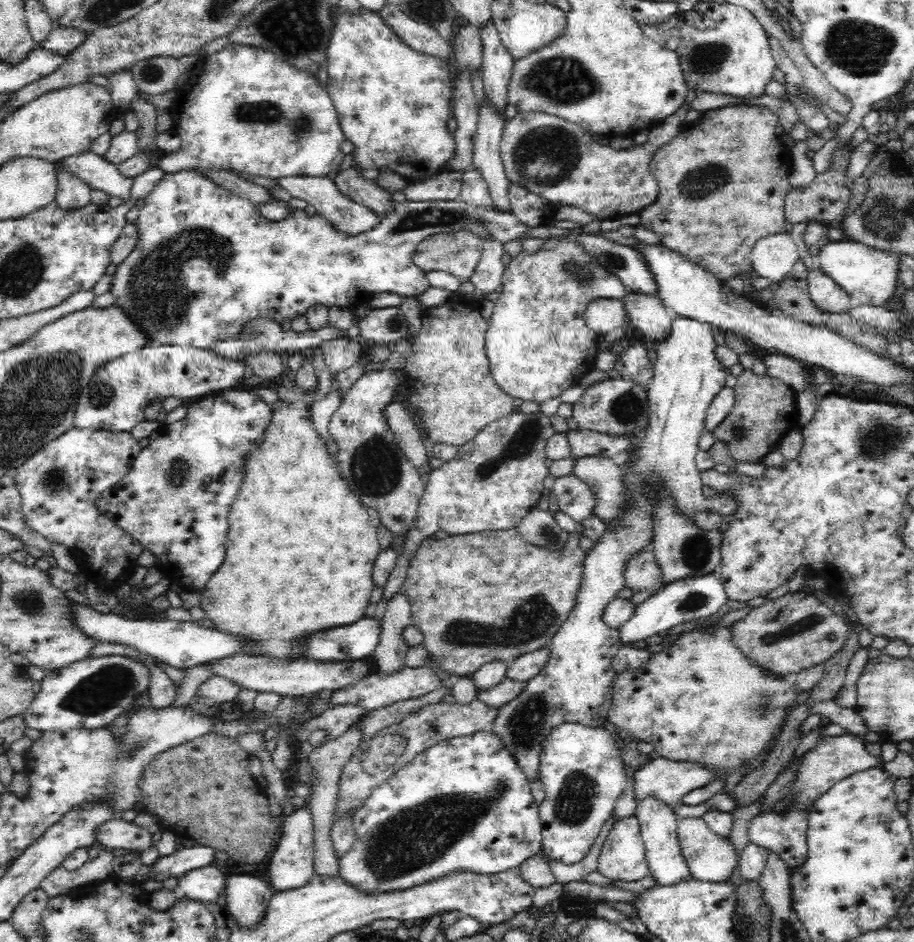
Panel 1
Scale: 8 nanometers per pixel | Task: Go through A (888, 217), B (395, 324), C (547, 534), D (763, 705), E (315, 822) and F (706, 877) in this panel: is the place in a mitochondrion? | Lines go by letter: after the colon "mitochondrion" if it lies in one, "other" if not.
A: mitochondrion
B: mitochondrion
C: mitochondrion
D: mitochondrion
E: other
F: other

